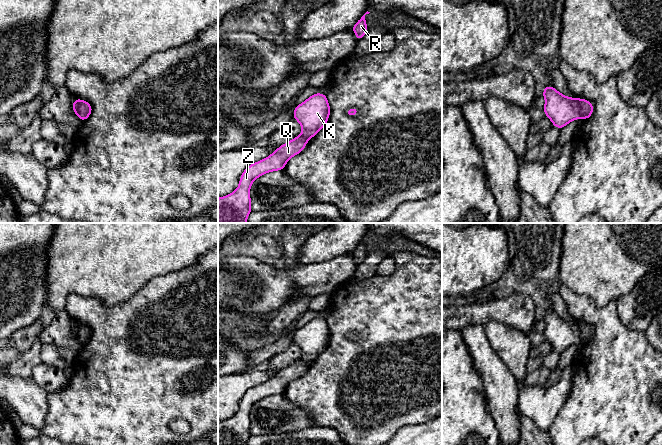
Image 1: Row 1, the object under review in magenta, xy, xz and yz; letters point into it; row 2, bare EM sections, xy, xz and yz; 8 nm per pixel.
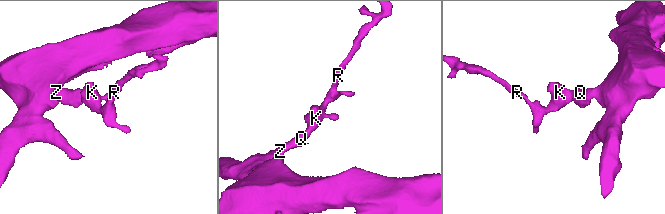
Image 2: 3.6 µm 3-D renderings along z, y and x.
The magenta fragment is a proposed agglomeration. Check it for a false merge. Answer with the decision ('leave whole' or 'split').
split

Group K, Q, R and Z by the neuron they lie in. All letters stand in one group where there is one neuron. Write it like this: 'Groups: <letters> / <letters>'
Groups: K R / Q Z

